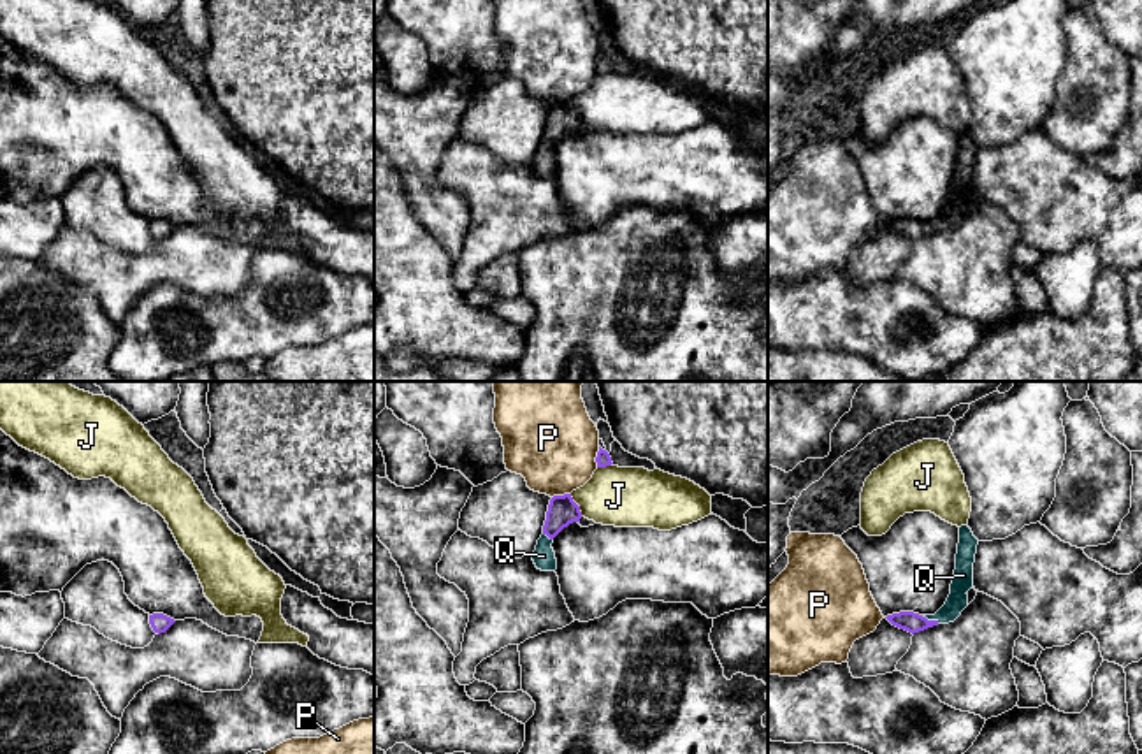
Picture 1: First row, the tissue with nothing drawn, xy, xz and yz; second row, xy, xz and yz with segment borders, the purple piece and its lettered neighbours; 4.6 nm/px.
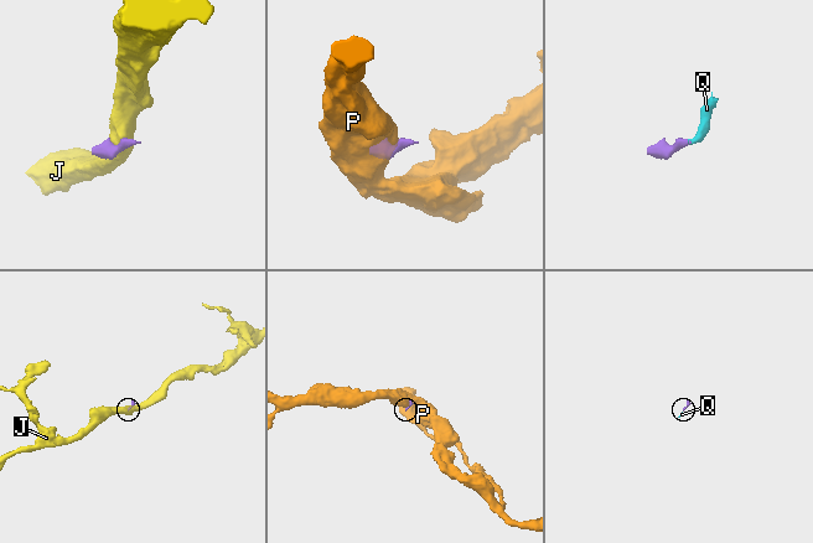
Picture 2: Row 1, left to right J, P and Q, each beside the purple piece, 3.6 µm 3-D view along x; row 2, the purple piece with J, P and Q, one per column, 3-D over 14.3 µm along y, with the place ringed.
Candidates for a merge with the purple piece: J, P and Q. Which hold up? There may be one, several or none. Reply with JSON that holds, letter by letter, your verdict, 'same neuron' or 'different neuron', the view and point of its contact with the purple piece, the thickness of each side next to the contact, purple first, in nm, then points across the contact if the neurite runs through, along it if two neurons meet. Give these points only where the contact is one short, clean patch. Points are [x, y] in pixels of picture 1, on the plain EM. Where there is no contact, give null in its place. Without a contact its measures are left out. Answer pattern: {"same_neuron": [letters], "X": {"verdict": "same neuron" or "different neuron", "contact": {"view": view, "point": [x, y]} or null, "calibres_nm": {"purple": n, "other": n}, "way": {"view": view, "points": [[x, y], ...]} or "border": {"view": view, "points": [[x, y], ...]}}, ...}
{"same_neuron": ["Q"], "J": {"verdict": "different neuron", "contact": {"view": "xz", "point": [577, 111]}, "calibres_nm": {"purple": 140, "other": 280}, "border": {"view": "xz", "points": [[570, 101], [582, 122]]}}, "P": {"verdict": "different neuron", "contact": {"view": "xz", "point": [596, 64]}, "calibres_nm": {"purple": 70, "other": 420}}, "Q": {"verdict": "same neuron", "contact": {"view": "yz", "point": [930, 227]}, "calibres_nm": {"purple": 90, "other": 100}, "way": {"view": "yz", "points": [[909, 227], [930, 227], [958, 206], [963, 185]]}}}

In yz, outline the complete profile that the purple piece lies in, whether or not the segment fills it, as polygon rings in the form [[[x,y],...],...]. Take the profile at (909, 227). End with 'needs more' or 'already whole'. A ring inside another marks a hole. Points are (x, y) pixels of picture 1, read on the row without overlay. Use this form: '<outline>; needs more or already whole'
[[[968,132],[959,134],[959,149],[956,160],[956,176],[950,190],[950,200],[945,211],[935,221],[919,221],[914,218],[900,218],[887,221],[885,225],[908,239],[919,239],[938,230],[954,228],[961,218],[968,213],[968,197],[973,193],[973,169],[979,146],[973,142]]]; needs more

